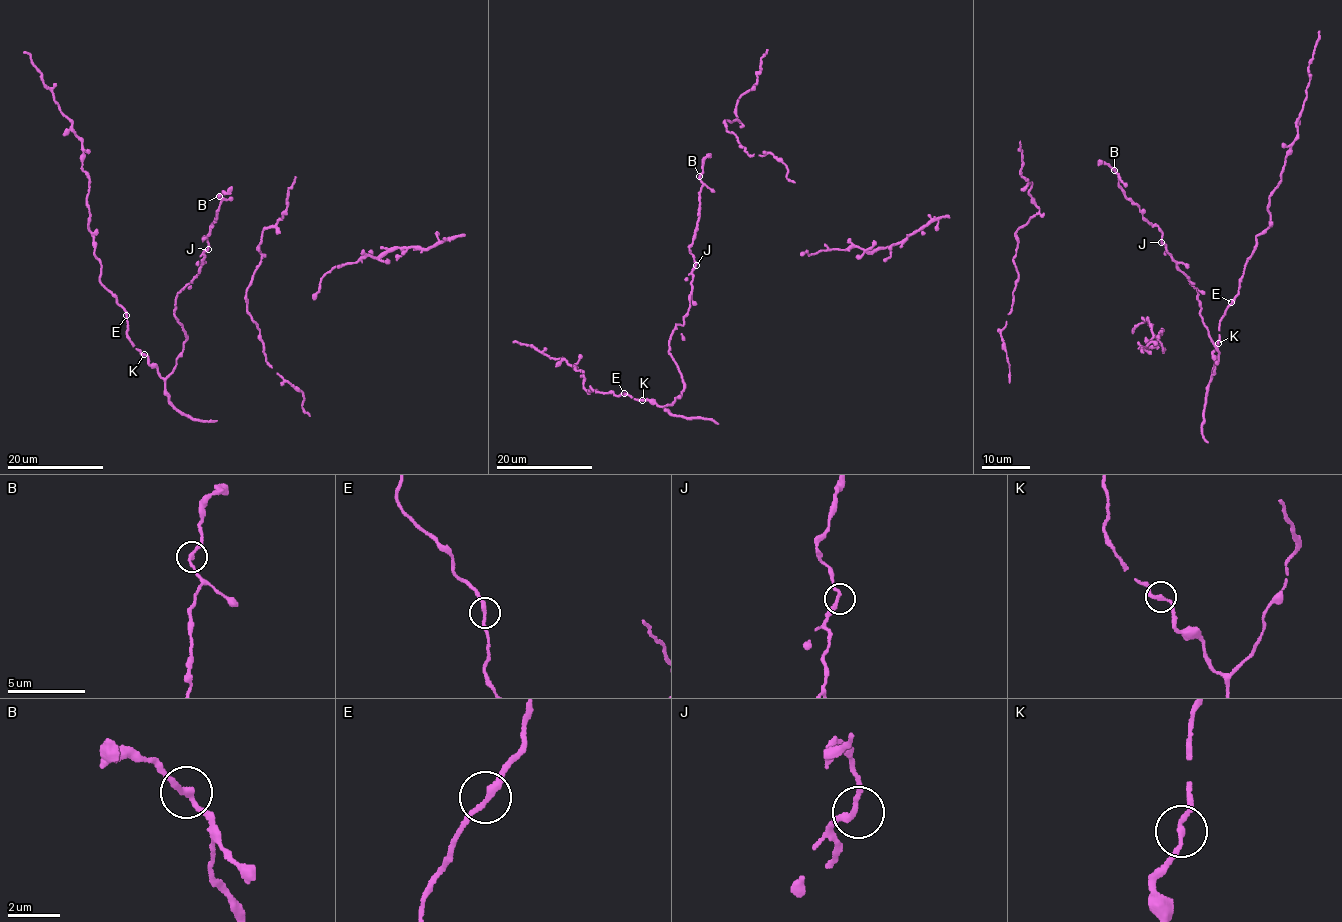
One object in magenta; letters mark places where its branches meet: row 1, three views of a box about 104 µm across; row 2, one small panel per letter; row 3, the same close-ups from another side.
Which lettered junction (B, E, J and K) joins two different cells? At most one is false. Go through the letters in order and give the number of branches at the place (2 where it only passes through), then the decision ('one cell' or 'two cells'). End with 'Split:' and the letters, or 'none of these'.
B: branches 2; one cell
E: branches 2; one cell
J: branches 2; one cell
K: branches 2; one cell
Split: none of these

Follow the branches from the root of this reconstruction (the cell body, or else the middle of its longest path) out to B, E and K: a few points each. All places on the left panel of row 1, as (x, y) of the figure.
B: (176, 295), (199, 273), (203, 251), (208, 246), (207, 237), (203, 238), (216, 219), (221, 200), (219, 196)
E: (176, 295), (174, 315), (186, 339), (175, 367), (165, 378), (133, 347), (127, 335), (126, 315)
K: (176, 295), (174, 315), (186, 337), (175, 367), (162, 378), (144, 354)

